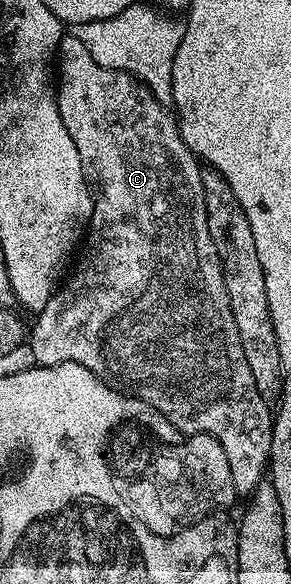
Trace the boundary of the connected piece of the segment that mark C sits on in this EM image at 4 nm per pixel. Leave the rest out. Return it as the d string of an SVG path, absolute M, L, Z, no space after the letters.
M66 32L62 35L62 40L58 44L58 52L56 55L56 97L58 99L58 107L60 108L60 120L64 120L64 128L68 128L68 136L72 136L72 144L76 144L76 152L80 152L80 160L82 161L82 169L86 171L86 176L91 187L96 188L93 195L94 211L90 217L90 225L84 234L84 241L80 246L80 253L77 255L76 261L73 263L72 269L69 271L68 277L65 279L64 285L56 291L52 296L52 300L48 300L48 304L43 310L37 311L34 322L34 330L29 331L28 344L34 353L34 361L39 366L55 366L56 364L64 364L65 362L75 362L84 368L88 368L93 374L97 374L99 378L113 379L126 386L134 387L138 394L147 398L150 402L154 402L160 410L165 410L178 426L186 427L186 430L202 430L213 431L216 440L220 440L220 444L224 448L224 456L228 456L228 468L232 468L232 477L238 484L239 490L249 490L253 494L255 488L264 481L268 474L270 464L270 445L272 444L272 421L271 407L260 396L260 392L256 388L256 380L252 376L252 371L248 368L248 360L244 360L244 348L240 348L240 336L236 332L236 320L232 320L232 304L228 304L228 288L224 288L224 276L220 268L220 256L216 252L216 244L212 244L212 236L208 232L208 220L206 219L206 209L204 208L204 188L202 187L203 167L200 165L199 159L195 158L194 153L184 144L184 140L178 135L177 121L172 117L171 111L160 105L152 96L152 92L137 78L131 74L125 74L119 70L112 68L104 68L100 64L96 64L96 60L92 60L92 56L88 56L88 48L84 48L84 44L80 44L80 40L76 40L73 32Z

